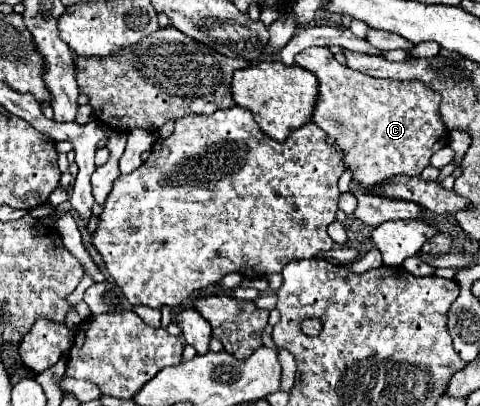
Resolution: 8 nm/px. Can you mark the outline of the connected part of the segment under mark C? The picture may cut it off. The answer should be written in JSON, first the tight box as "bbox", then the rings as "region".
{"bbox":[295,48,449,190],"region":[[[305,48],[301,54],[295,56],[295,64],[313,72],[319,82],[319,94],[317,104],[313,108],[313,122],[327,134],[327,140],[333,148],[339,148],[343,152],[345,170],[353,174],[353,182],[373,190],[381,182],[397,176],[419,176],[423,168],[429,166],[431,156],[445,148],[449,144],[449,132],[439,116],[441,96],[435,94],[435,90],[429,90],[425,84],[417,80],[399,82],[399,80],[377,80],[371,76],[365,76],[357,70],[351,70],[349,66],[339,64],[329,48]]]}

